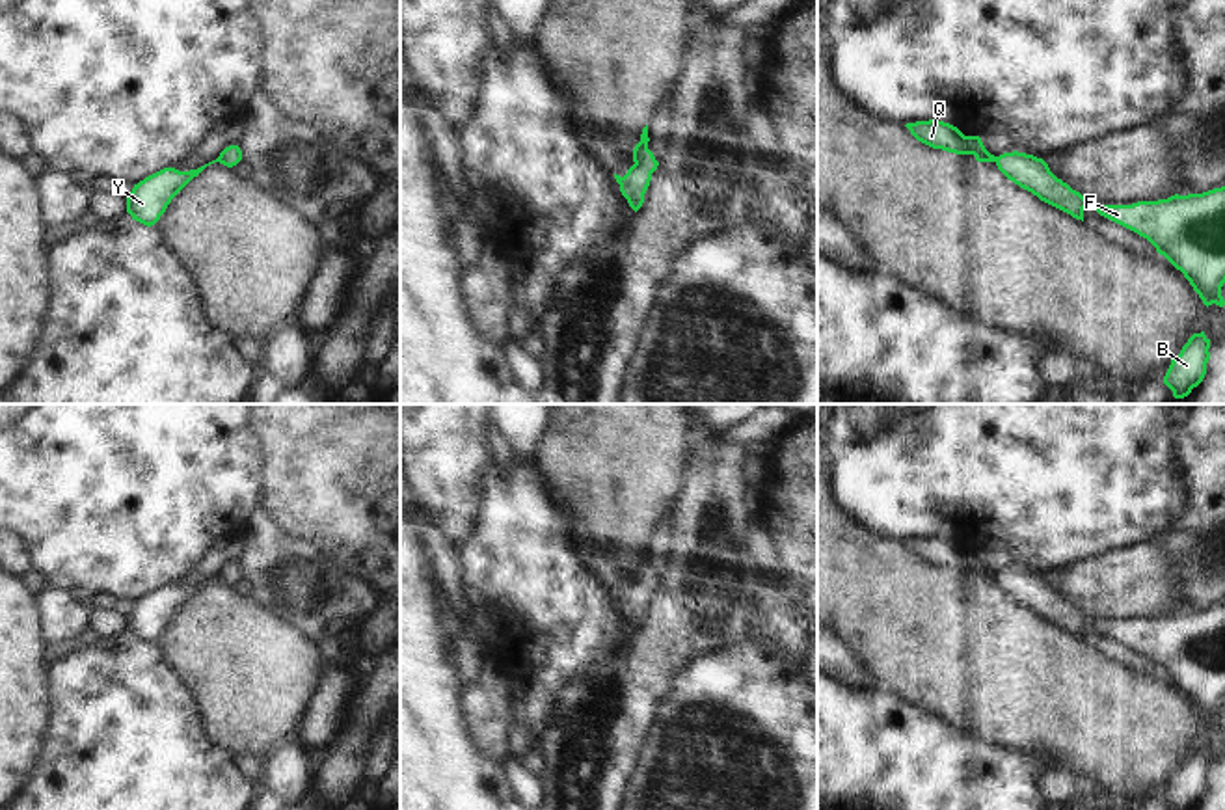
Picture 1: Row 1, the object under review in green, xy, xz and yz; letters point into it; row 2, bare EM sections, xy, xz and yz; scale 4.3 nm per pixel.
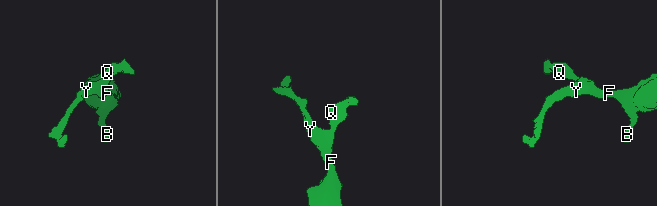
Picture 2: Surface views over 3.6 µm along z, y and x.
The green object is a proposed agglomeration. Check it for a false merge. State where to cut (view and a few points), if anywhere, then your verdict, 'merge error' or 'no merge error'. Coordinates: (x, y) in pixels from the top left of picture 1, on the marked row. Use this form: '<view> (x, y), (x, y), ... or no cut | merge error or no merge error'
no cut | no merge error

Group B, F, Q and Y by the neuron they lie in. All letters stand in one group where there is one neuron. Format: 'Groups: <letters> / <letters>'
Groups: B F Q Y

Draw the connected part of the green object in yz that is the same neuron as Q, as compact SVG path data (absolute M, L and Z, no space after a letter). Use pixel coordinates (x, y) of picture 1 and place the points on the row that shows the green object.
M936 119L907 123L905 127L918 142L933 149L974 155L977 162L994 162L1009 181L1076 220L1084 222L1084 210L1095 209L1100 216L1147 238L1160 255L1184 274L1206 307L1212 304L1219 307L1225 305L1221 296L1221 287L1225 283L1225 186L1203 194L1175 194L1158 201L1100 205L1085 199L1080 192L1057 179L1043 158L1018 151L994 156L985 149L979 136L964 136L957 127Z

